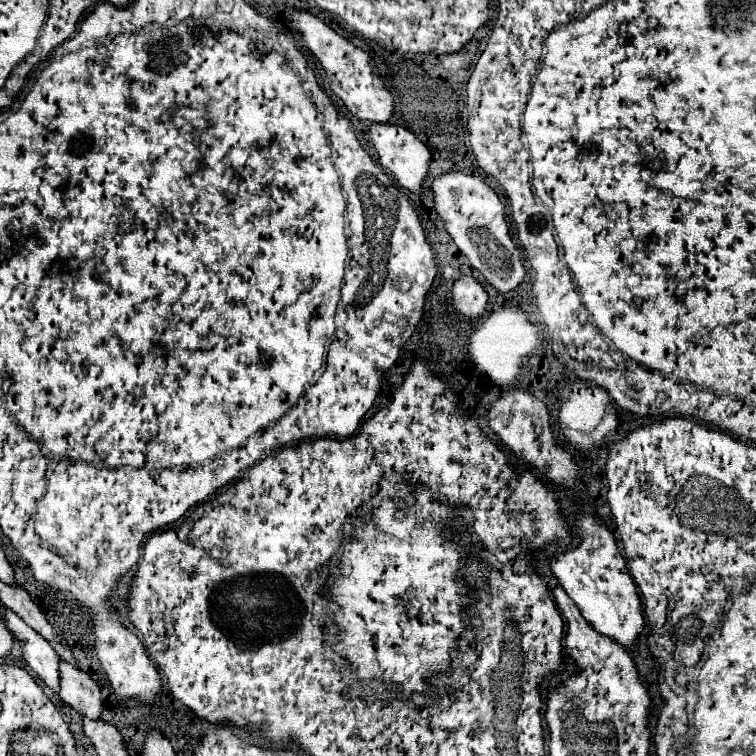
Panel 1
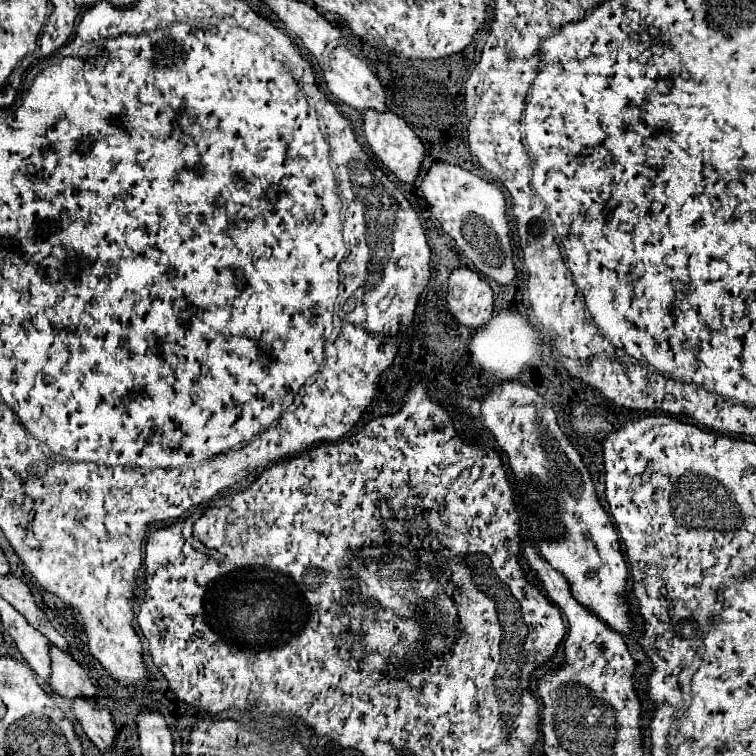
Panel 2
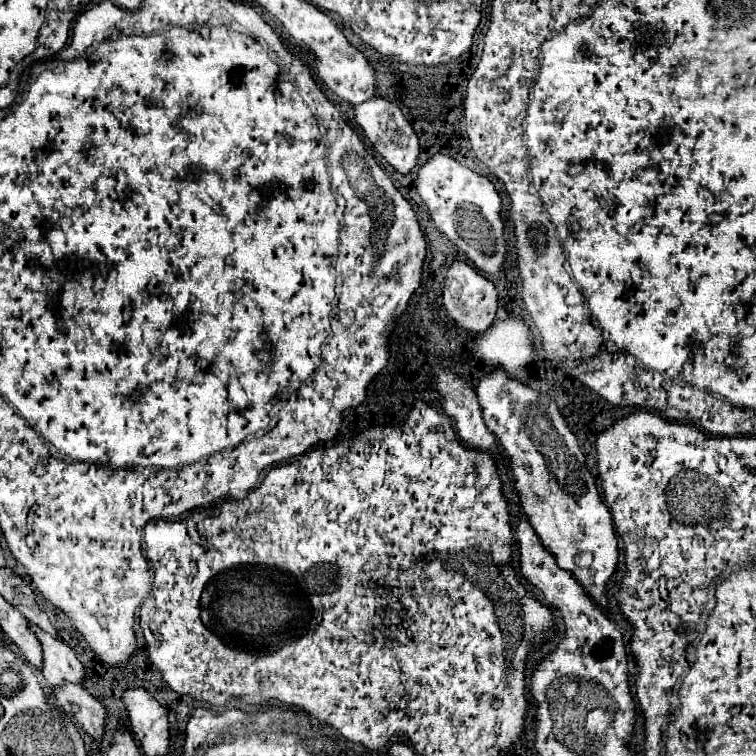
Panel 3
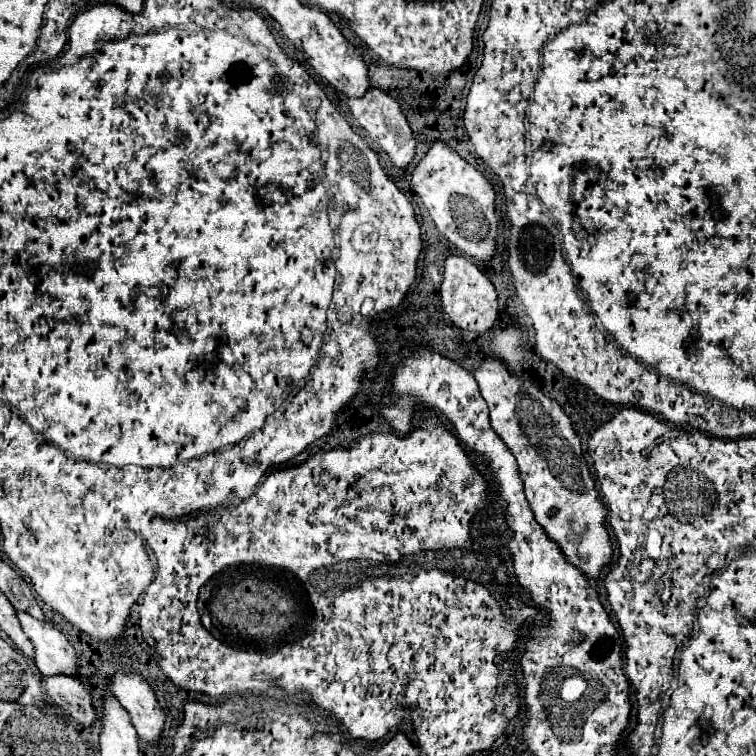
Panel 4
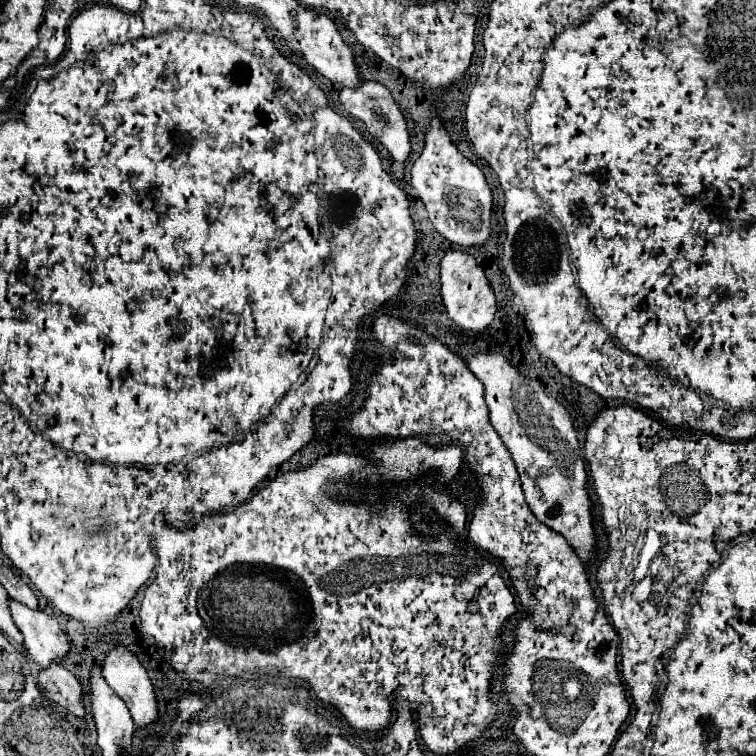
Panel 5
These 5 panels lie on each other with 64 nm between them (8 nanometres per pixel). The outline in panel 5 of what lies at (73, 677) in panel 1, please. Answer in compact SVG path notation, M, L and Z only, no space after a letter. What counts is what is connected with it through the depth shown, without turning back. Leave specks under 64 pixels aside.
M10 600L10 612L24 636L28 654L40 668L48 668L52 662L62 662L66 658L70 642L54 616L44 614L42 610L32 612L30 608L24 608L24 604L16 604L16 600Z

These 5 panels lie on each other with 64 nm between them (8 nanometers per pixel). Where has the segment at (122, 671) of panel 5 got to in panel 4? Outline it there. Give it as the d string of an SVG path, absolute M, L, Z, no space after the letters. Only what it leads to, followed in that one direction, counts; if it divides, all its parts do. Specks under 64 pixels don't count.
M116 674L110 682L110 690L120 700L120 704L128 710L138 736L144 742L156 746L160 742L166 716L150 684L140 676Z

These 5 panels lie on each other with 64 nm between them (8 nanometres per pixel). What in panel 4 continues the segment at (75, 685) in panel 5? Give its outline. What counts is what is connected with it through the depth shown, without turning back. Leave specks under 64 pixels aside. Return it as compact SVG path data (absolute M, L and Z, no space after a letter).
M54 676L54 678L44 678L44 688L46 694L58 704L62 710L70 712L70 716L90 728L94 720L98 718L92 706L92 696L90 692L80 684L78 678L72 676Z

